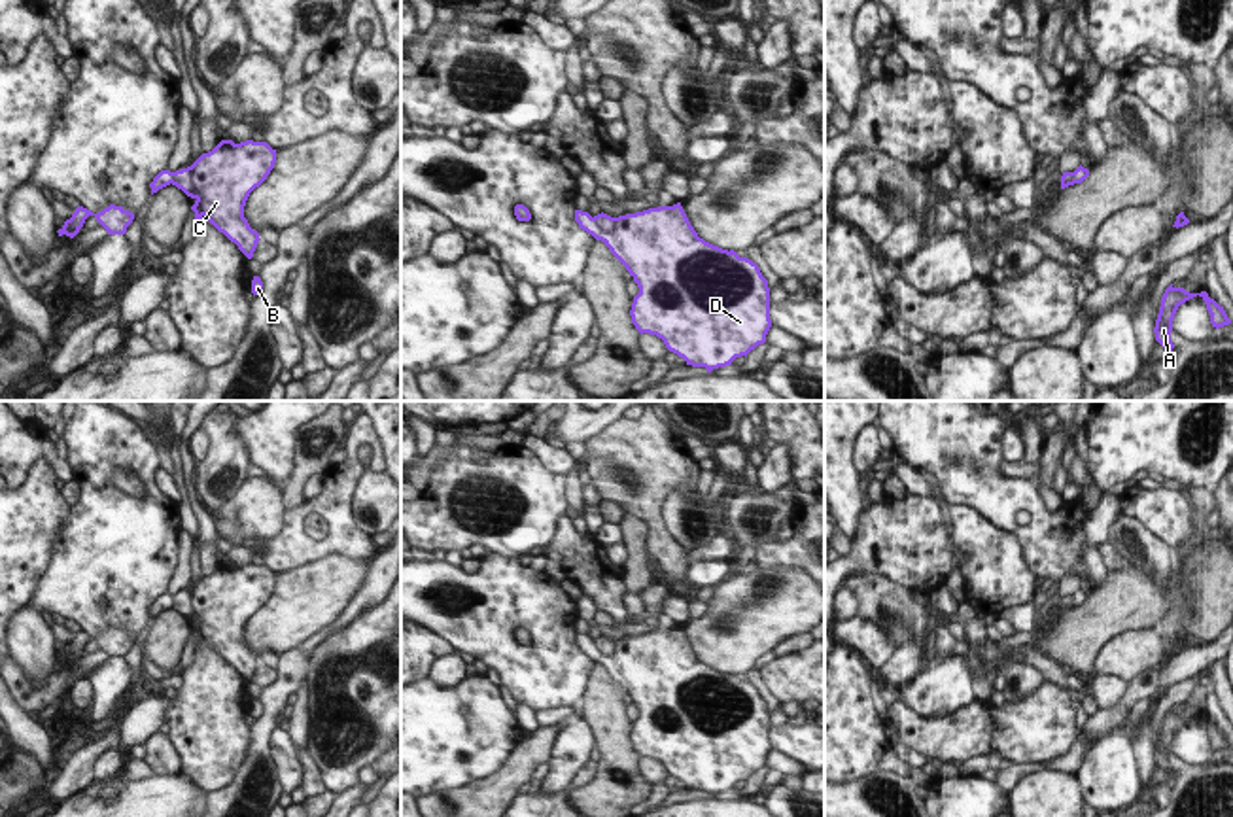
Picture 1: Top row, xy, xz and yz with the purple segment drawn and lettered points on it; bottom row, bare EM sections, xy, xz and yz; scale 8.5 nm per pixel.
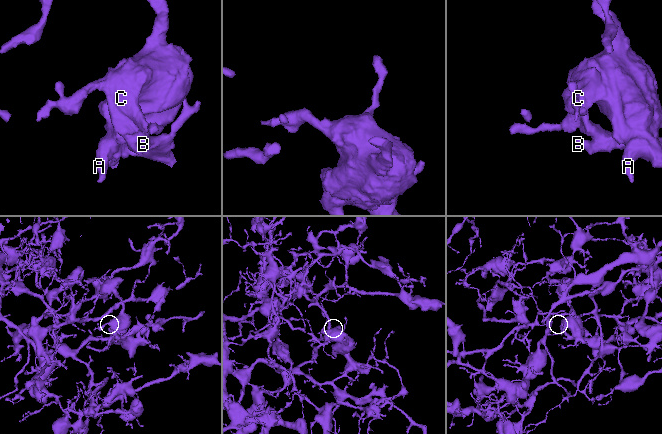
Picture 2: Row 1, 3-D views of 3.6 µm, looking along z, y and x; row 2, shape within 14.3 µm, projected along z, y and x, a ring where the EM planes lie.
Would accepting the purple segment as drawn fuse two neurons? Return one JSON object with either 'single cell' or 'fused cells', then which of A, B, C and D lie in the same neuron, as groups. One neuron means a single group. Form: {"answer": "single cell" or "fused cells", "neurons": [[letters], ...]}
{"answer": "fused cells", "neurons": [["A", "C", "D"], ["B"]]}

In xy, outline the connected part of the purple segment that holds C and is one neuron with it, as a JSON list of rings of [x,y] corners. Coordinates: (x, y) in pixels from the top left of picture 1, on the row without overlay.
[[[221,564],[191,590],[191,607],[200,637],[252,683],[259,656],[244,641],[250,617],[259,611],[276,586],[276,573],[267,565]]]

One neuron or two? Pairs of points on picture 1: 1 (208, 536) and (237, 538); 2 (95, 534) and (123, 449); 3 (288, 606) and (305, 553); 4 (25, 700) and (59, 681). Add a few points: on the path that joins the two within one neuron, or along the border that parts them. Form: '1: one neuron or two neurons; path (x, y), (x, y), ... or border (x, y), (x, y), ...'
1: two neurons; border (214, 524), (220, 536)
2: one neuron; path (95, 513), (95, 477), (103, 469)
3: two neurons; border (345, 555), (328, 555), (277, 575)
4: one neuron; path (33, 696), (44, 696), (52, 689)

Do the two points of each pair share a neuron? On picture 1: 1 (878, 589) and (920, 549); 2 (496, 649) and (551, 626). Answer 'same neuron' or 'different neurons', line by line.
1: different neurons
2: same neuron

